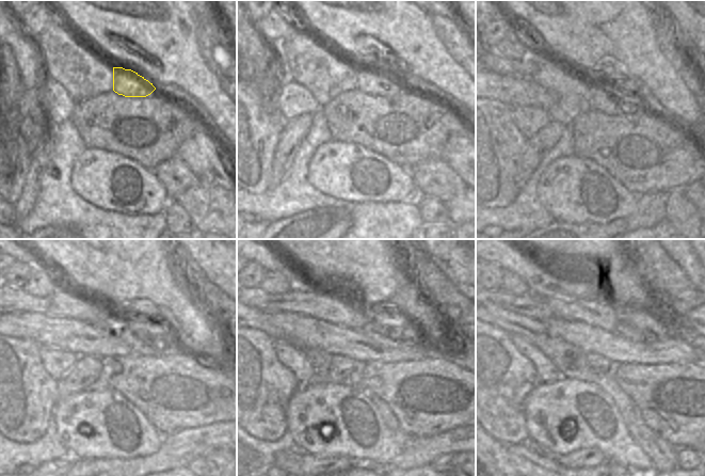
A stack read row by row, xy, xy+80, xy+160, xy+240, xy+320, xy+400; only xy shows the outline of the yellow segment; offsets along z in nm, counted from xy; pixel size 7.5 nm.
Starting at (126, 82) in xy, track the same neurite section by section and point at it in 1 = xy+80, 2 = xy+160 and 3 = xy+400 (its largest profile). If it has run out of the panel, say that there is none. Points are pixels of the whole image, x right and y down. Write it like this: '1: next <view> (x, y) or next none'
1: next xy+80 (367, 81)
2: next xy+160 (621, 100)
3: next xy+400 (636, 324)

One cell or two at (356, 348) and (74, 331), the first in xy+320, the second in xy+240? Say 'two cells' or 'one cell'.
one cell

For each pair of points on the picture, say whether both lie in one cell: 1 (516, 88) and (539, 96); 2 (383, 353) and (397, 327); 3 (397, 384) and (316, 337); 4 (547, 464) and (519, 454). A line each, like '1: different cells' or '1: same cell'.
1: same cell
2: different cells
3: different cells
4: same cell

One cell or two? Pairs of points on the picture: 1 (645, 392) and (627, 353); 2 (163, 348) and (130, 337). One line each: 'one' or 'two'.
1: two
2: one

